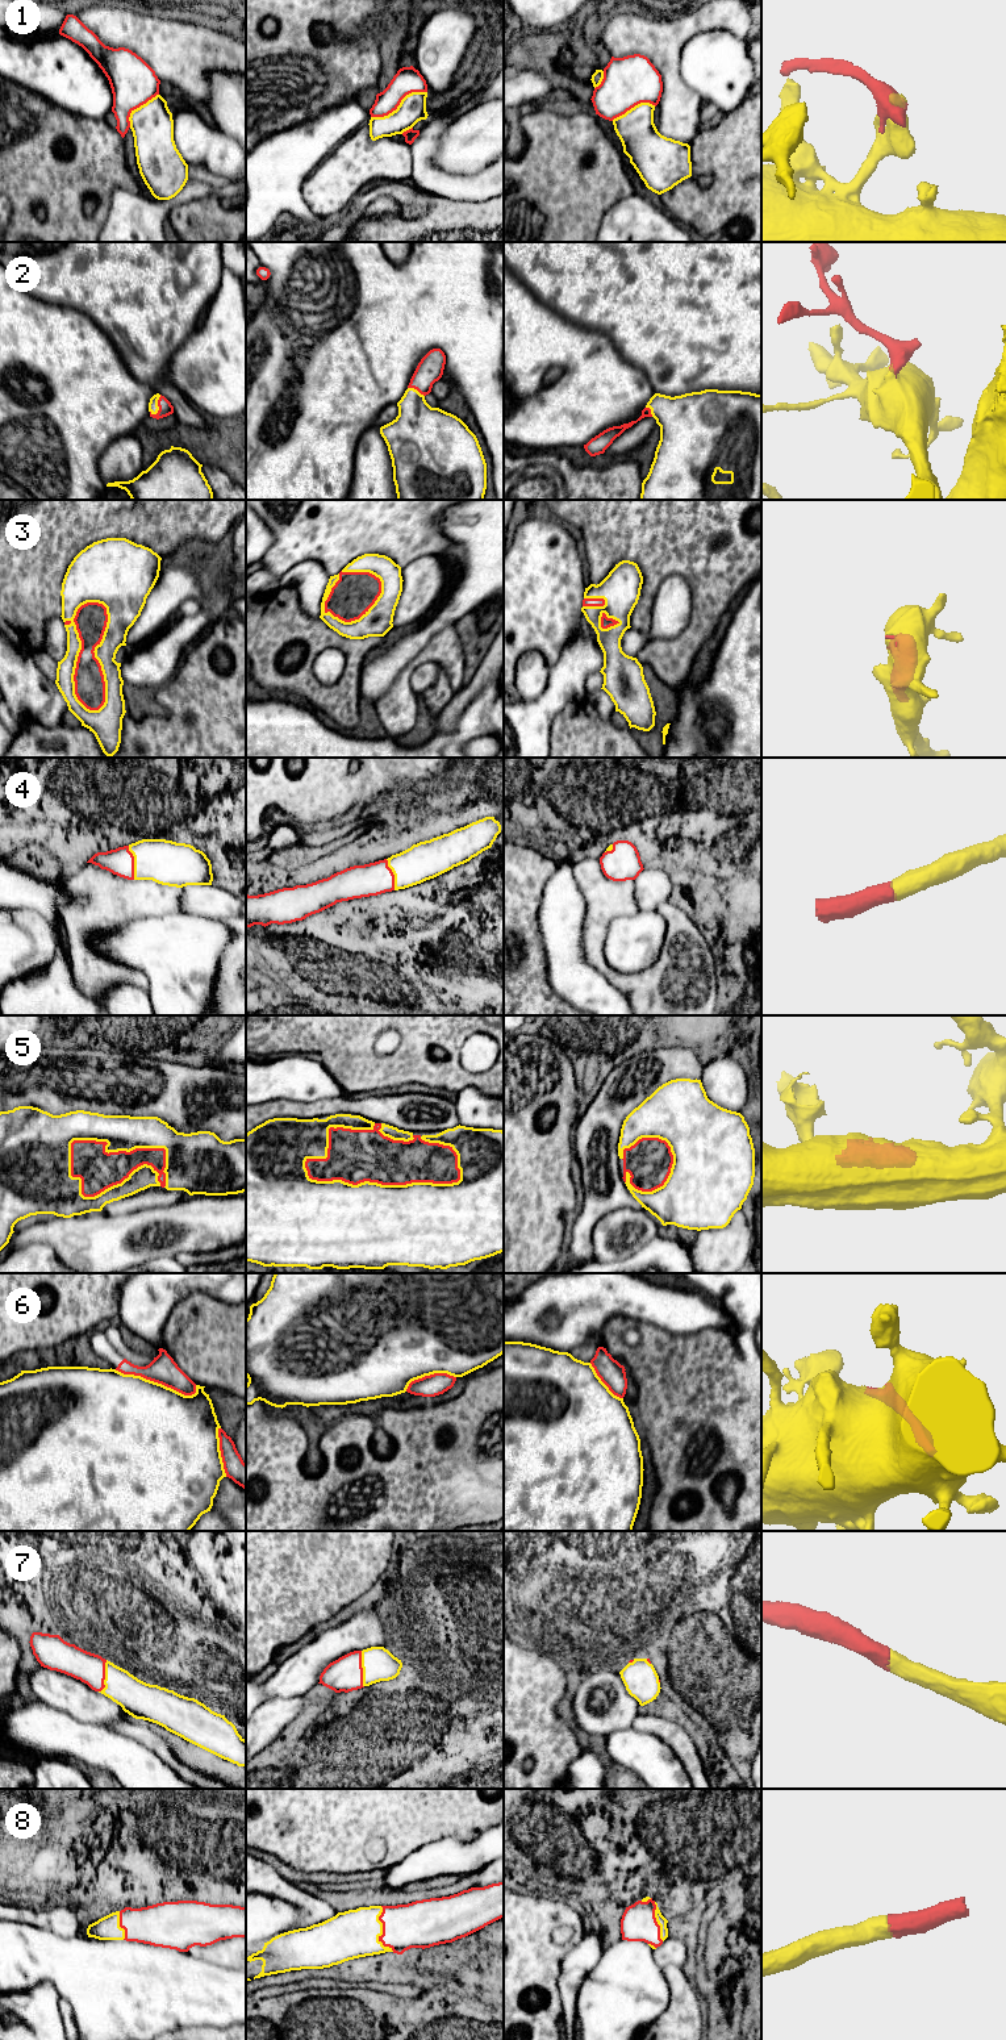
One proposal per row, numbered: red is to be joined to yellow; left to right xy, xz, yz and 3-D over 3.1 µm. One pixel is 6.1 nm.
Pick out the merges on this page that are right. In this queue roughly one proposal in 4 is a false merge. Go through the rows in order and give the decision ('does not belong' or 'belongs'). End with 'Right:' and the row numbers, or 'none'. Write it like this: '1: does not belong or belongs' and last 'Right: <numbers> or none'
1: does not belong
2: belongs
3: belongs
4: belongs
5: belongs
6: does not belong
7: belongs
8: belongs
Right: 2, 3, 4, 5, 7, 8

